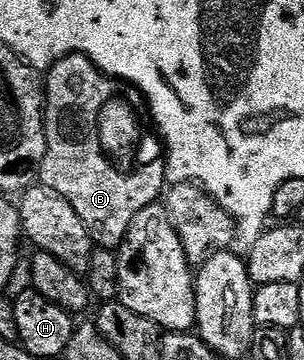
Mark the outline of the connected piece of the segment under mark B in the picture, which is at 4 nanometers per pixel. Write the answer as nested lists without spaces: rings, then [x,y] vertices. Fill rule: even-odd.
[[[65,55],[44,75],[46,152],[40,183],[76,209],[76,217],[84,221],[90,238],[102,249],[117,248],[140,209],[155,206],[168,183],[165,158],[157,159],[156,165],[134,177],[124,177],[122,167],[126,163],[106,163],[98,155],[98,137],[94,133],[96,111],[110,105],[120,107],[120,117],[128,117],[128,111],[135,111],[136,107],[125,90],[119,80],[100,71],[86,55]]]

